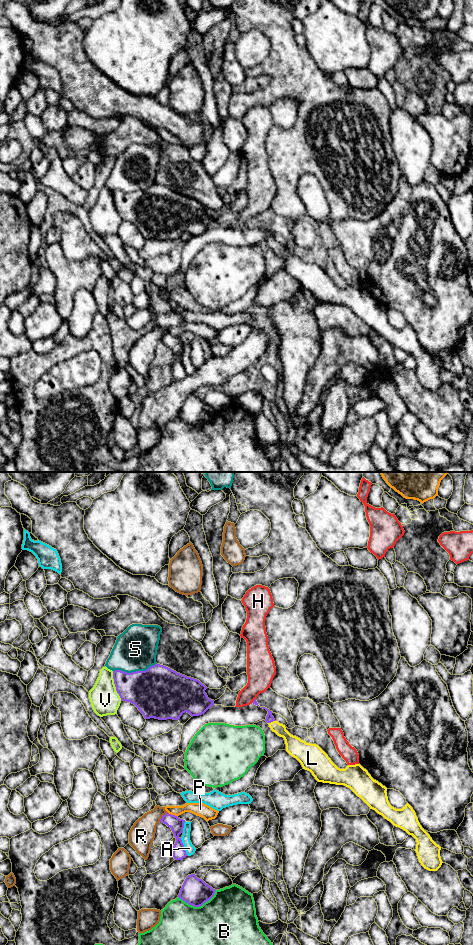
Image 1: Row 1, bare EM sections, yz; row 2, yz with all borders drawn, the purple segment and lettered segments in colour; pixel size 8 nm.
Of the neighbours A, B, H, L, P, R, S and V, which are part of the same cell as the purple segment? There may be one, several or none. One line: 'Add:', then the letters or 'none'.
Add: L

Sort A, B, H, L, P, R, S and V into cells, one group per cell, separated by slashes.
A / B / H / L / P / R / S / V

